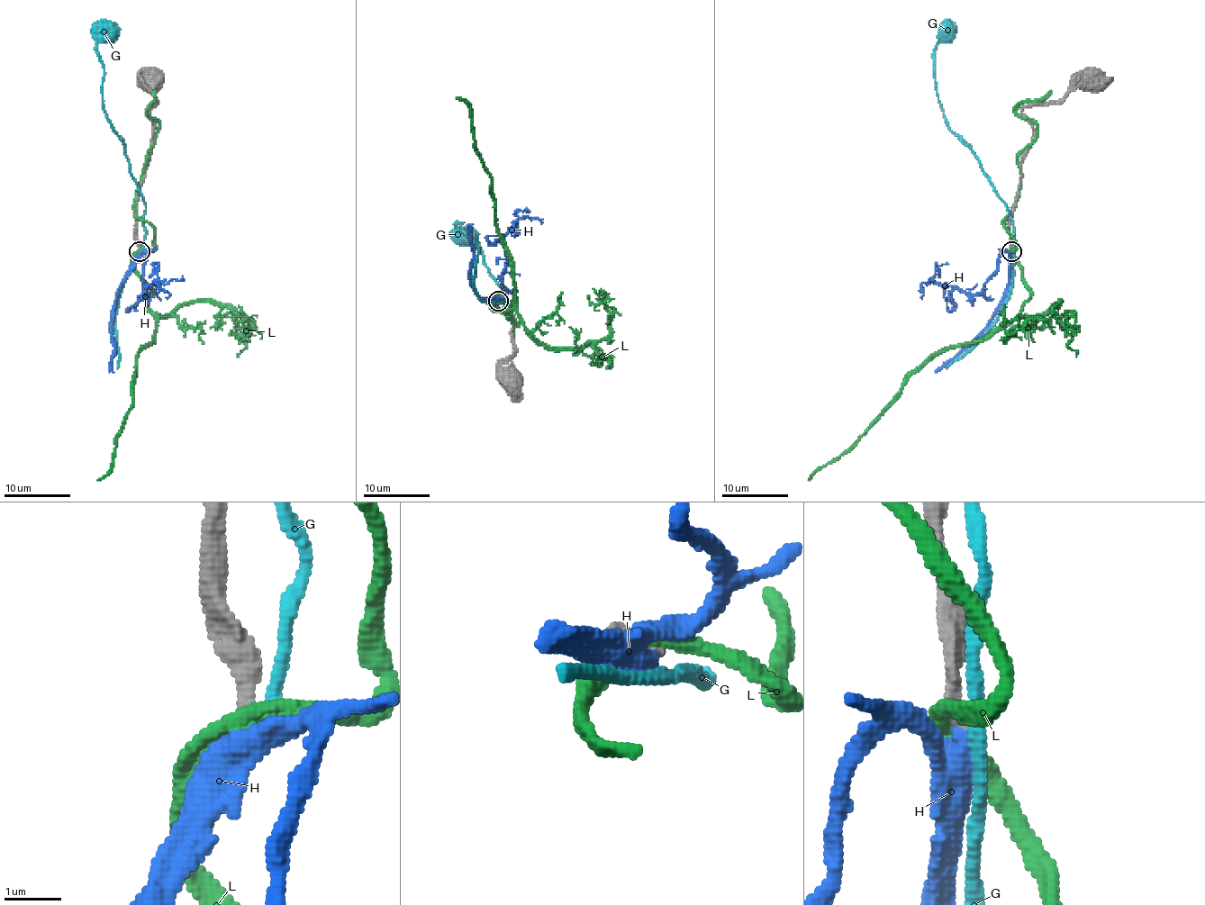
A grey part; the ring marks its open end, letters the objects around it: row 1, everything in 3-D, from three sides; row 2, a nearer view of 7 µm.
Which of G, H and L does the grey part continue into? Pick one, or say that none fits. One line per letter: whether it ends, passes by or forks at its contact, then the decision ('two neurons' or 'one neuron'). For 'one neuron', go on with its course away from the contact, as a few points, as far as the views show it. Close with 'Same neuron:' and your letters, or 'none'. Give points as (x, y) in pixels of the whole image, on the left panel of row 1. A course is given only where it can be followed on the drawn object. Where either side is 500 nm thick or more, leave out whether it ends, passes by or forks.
G: it passes by; two neurons
H: it passes by; one neuron; it runs (139, 252), (135, 266), (123, 280), (112, 313), (113, 372)
L: it passes by; two neurons
Same neuron: H

